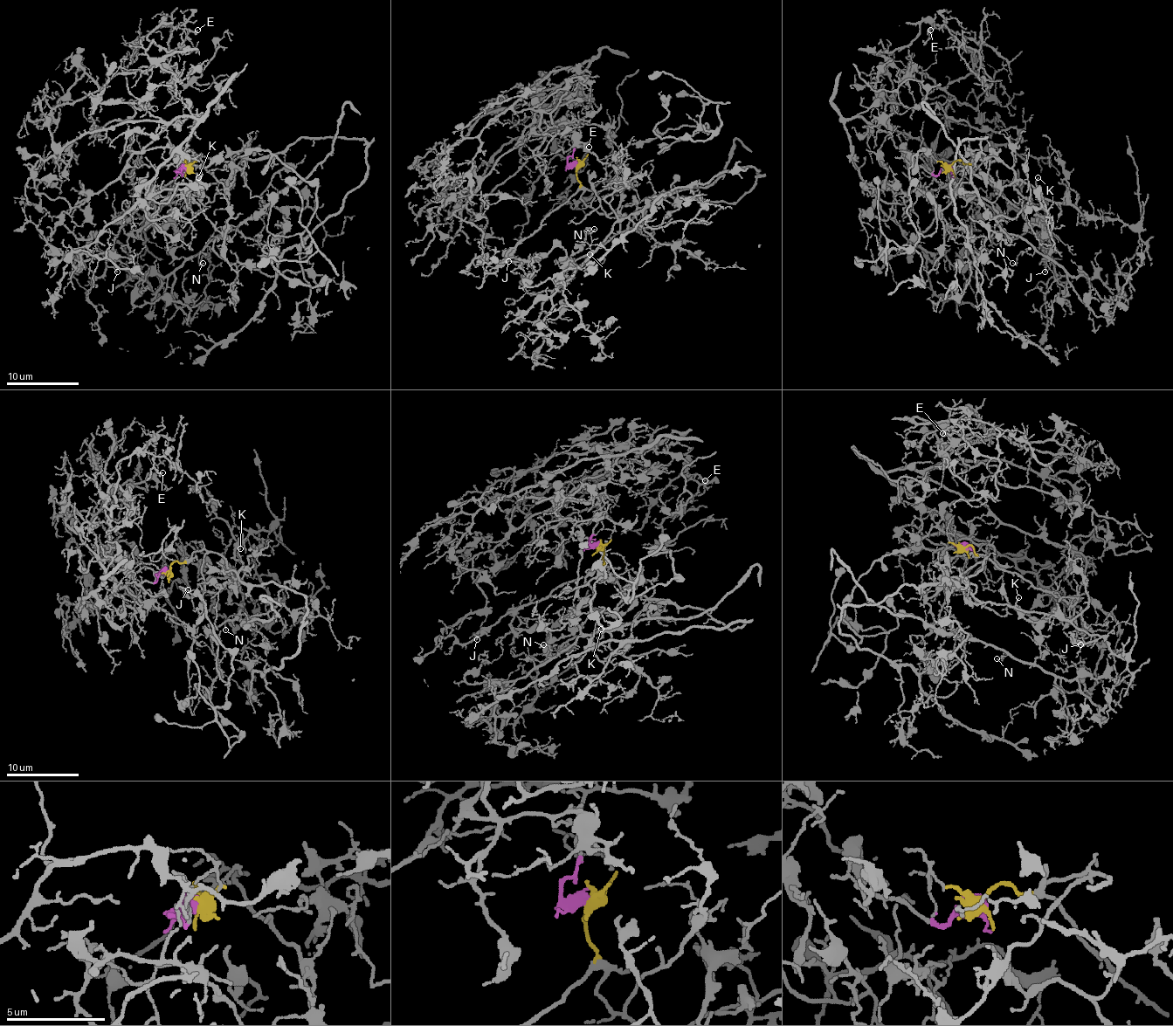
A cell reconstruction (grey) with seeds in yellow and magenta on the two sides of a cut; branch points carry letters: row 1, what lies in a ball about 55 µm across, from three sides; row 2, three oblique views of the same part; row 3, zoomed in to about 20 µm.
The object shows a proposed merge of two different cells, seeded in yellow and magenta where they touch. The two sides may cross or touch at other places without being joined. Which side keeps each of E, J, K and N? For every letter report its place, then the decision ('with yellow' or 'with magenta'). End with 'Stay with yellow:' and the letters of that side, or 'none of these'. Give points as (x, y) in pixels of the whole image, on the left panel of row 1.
E: place (197, 30); with magenta
J: place (117, 271); with yellow
K: place (198, 177); with yellow
N: place (203, 263); with yellow
Stay with yellow: J, K, N

